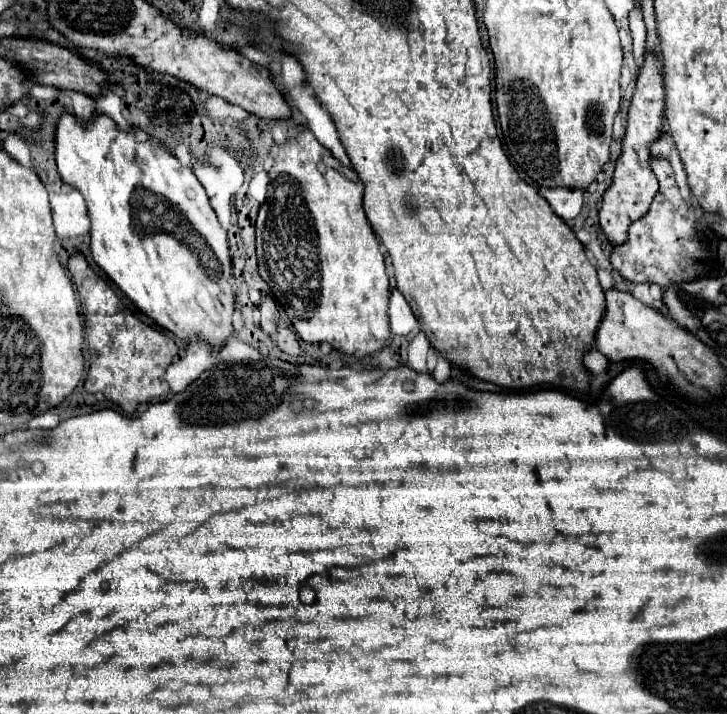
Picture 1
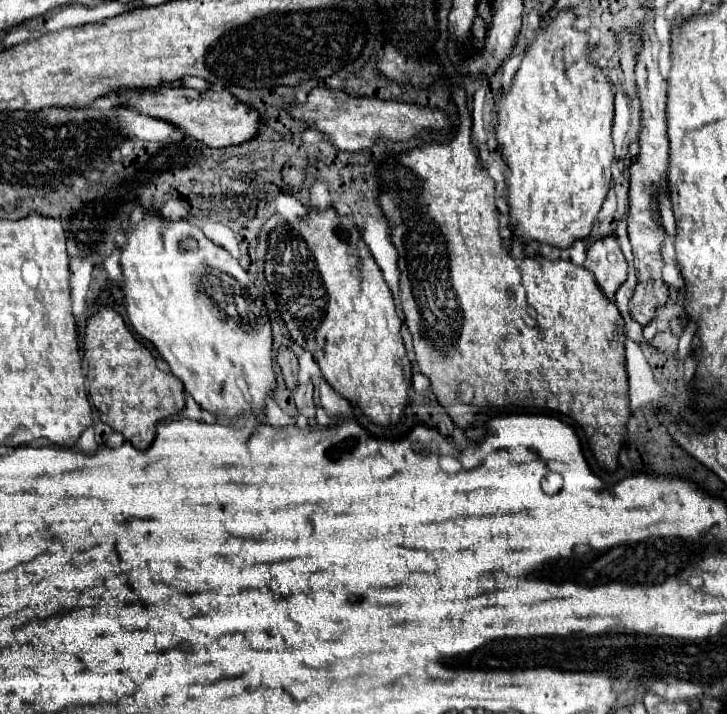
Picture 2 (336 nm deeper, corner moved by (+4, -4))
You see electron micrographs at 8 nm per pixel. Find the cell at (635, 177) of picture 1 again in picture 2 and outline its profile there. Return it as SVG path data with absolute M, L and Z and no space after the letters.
M606 235L590 241L584 267L594 273L598 287L610 301L614 301L614 293L626 281L626 269L628 269L618 237Z

